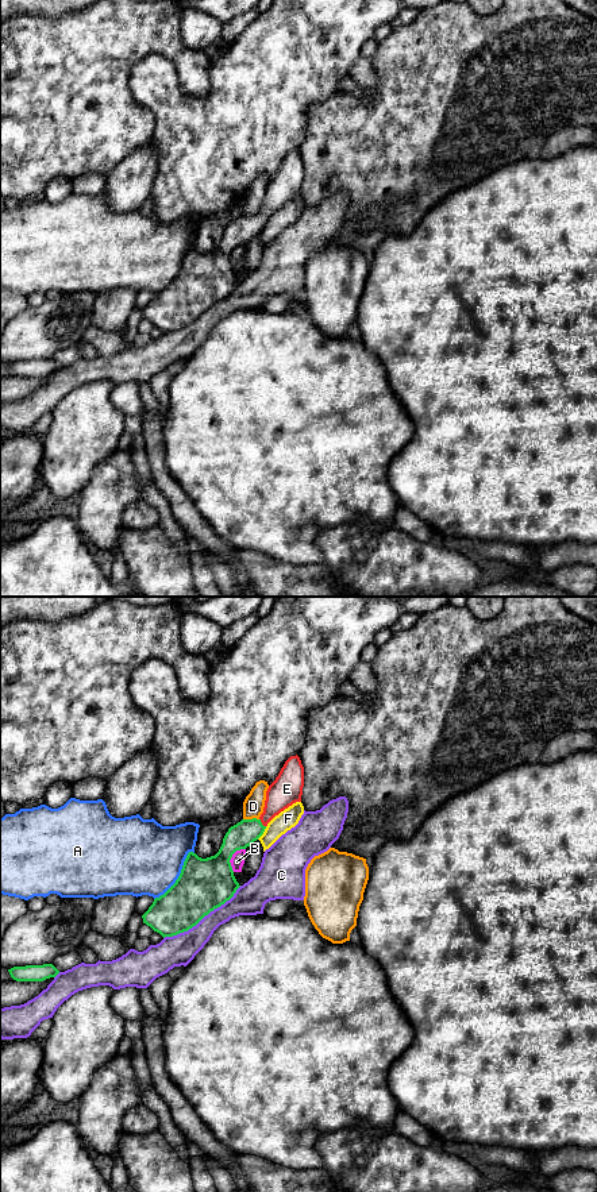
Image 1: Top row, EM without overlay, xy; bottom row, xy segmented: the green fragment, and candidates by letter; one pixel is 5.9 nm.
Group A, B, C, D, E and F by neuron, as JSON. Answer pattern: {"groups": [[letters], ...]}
{"groups": [["A"], ["B"], ["C"], ["D"], ["E"], ["F"]]}

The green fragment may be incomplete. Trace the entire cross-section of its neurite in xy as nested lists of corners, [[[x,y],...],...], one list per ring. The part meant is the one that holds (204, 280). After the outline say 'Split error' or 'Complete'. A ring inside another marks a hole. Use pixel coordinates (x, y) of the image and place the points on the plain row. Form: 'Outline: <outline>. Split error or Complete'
Outline: [[[297,150],[290,151],[266,186],[261,212],[231,221],[215,251],[201,254],[189,247],[176,278],[142,310],[143,319],[163,333],[173,332],[230,296],[240,282],[230,258],[232,250],[257,236],[276,211],[301,197],[303,182],[304,162]]]. Split error

